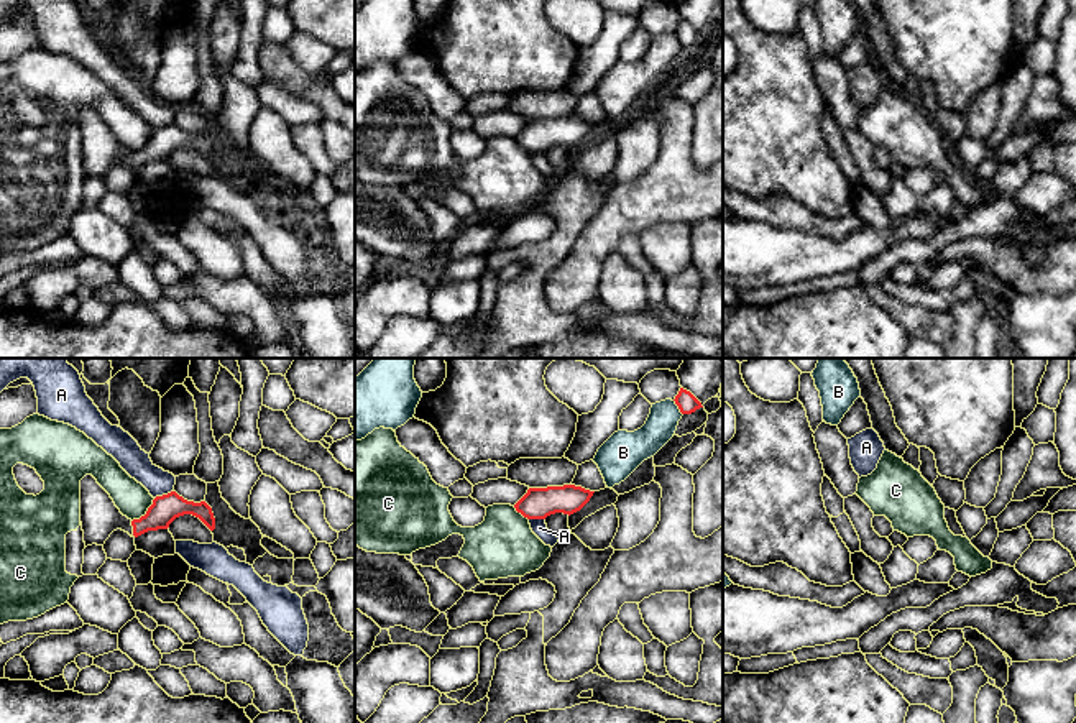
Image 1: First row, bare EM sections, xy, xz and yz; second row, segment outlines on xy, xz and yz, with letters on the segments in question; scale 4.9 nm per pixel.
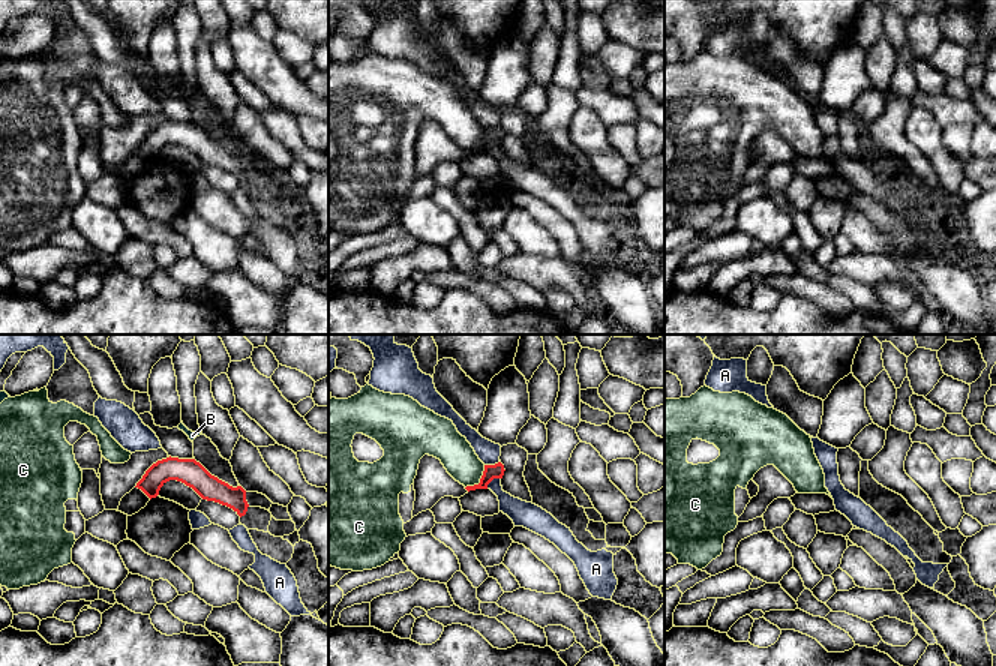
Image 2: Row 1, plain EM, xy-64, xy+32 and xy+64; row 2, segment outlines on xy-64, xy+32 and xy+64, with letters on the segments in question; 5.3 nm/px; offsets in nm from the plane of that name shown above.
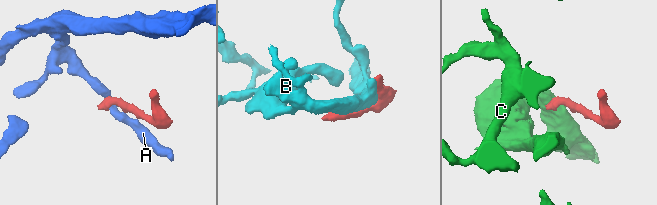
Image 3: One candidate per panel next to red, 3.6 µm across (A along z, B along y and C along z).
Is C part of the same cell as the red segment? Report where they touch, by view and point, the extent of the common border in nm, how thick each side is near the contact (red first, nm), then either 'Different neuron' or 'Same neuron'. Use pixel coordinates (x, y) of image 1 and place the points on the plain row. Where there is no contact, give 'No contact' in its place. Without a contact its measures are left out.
Touches red at xy (147, 145). Shared border 170 nm. Thickness 140 nm (red) against 170 nm. Different neuron

